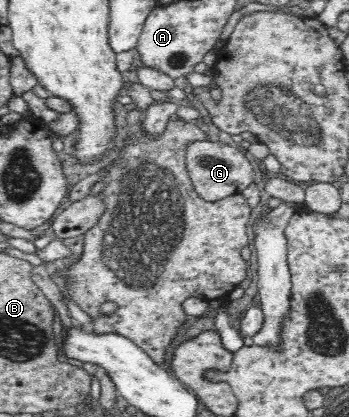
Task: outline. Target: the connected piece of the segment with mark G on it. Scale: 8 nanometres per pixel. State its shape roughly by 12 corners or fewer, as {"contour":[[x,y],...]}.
{"contour":[[190,142],[185,165],[199,197],[241,194],[255,175],[239,150]]}

